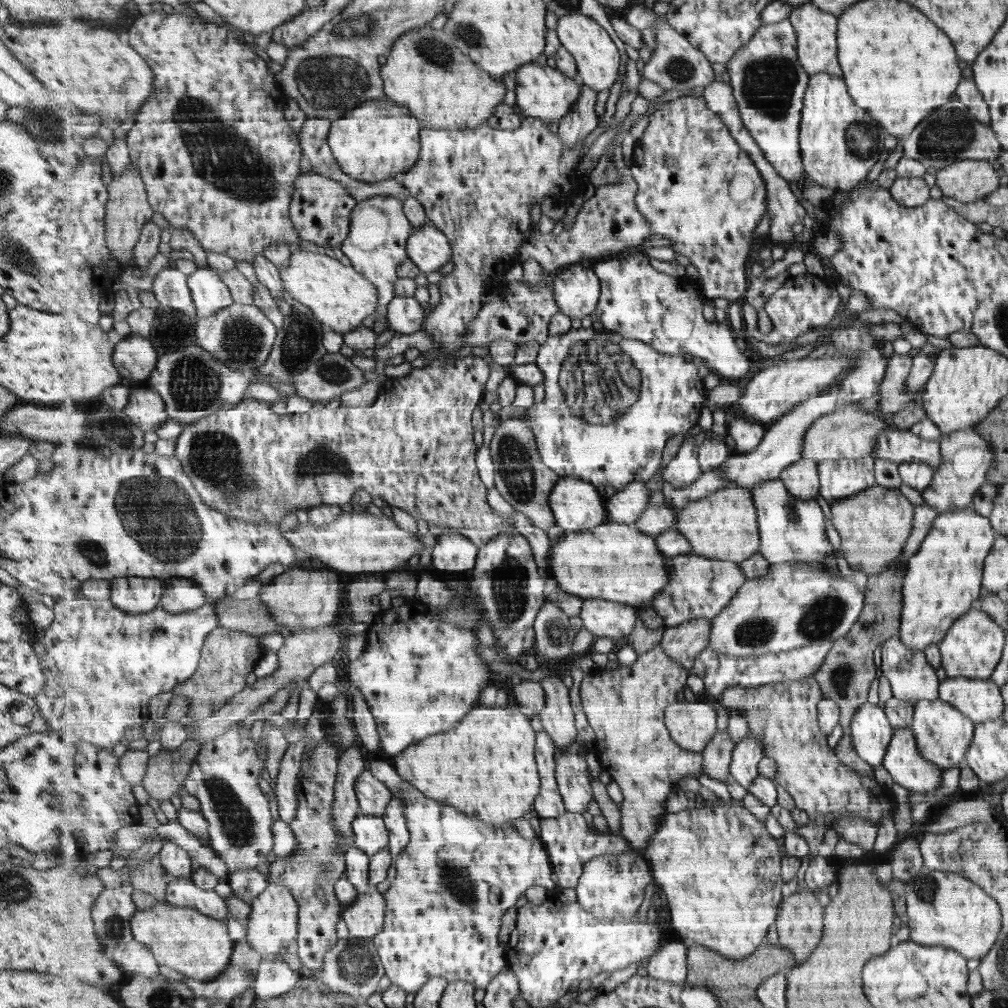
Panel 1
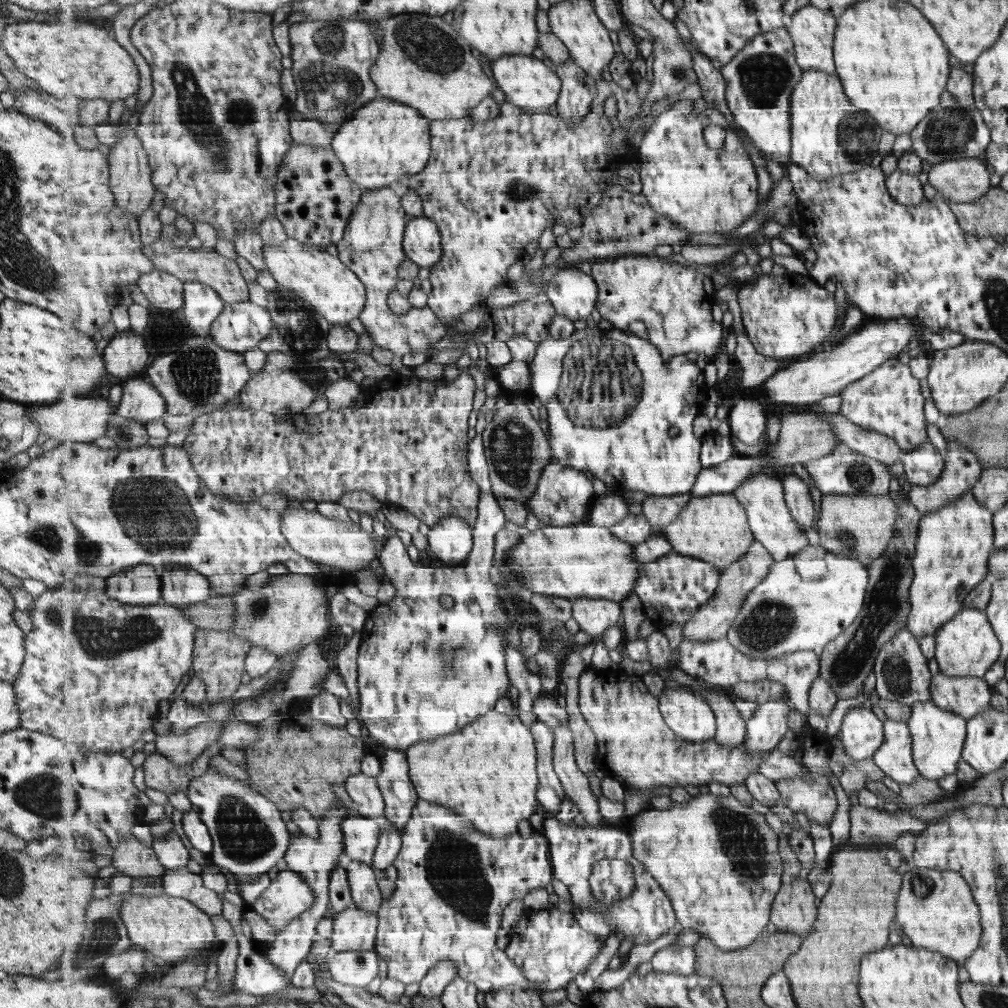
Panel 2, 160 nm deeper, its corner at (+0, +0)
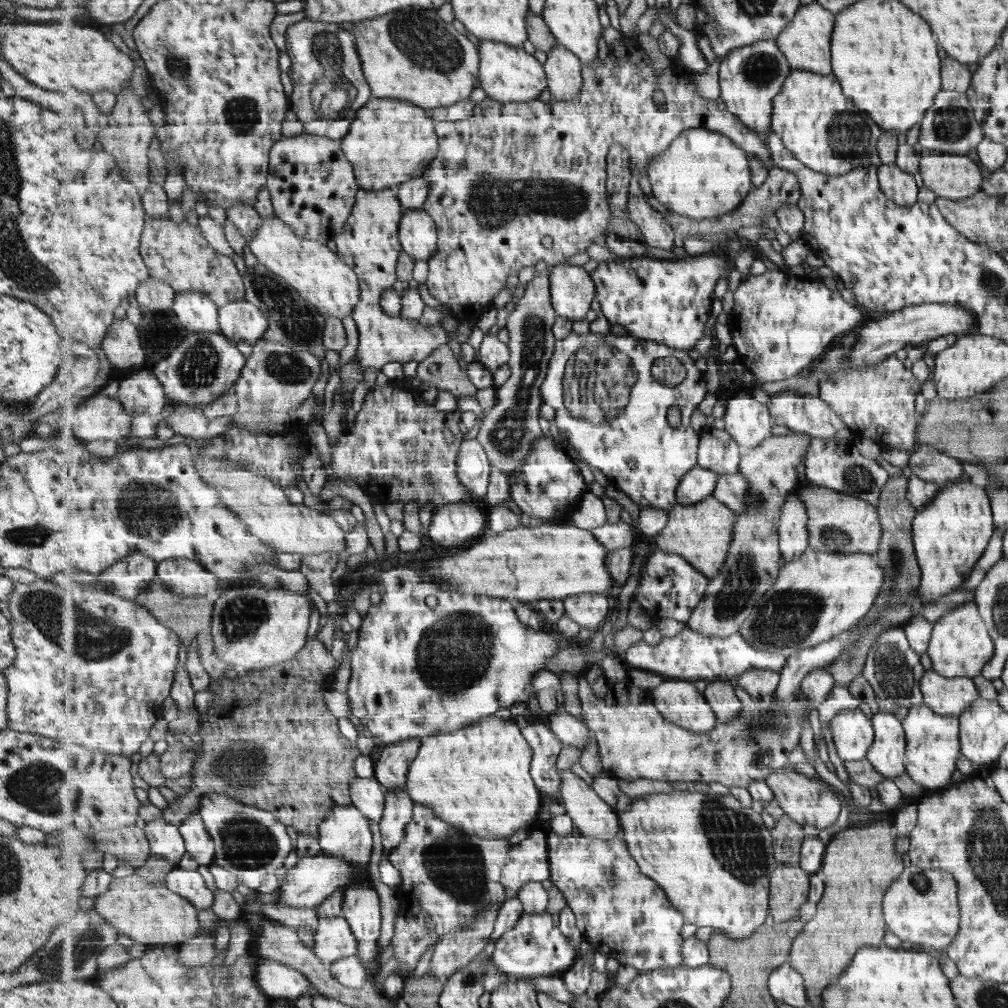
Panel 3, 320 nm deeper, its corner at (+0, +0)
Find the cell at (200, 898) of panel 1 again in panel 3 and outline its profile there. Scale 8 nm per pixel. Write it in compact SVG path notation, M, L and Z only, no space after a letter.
M176 866L167 874L165 882L172 891L183 895L199 909L212 908L214 905L214 892L207 888L207 882L197 869L184 870Z

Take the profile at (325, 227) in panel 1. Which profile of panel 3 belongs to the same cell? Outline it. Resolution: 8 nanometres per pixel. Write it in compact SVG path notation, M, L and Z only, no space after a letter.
M303 133L299 136L283 137L270 150L270 173L267 185L272 194L274 211L282 218L291 230L304 239L314 239L321 243L334 240L347 226L347 221L357 201L358 190L361 188L354 173L353 163L346 157L342 149L342 141Z

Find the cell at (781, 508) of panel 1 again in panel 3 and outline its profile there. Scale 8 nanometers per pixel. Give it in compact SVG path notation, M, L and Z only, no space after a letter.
M741 473L724 474L718 478L718 486L712 495L726 503L738 515L749 514L746 503L749 489L749 481Z

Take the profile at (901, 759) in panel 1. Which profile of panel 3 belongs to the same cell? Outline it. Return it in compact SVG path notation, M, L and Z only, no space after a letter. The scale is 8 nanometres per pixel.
M878 712L871 718L875 726L875 742L867 759L886 779L907 774L907 738L903 720L897 712Z

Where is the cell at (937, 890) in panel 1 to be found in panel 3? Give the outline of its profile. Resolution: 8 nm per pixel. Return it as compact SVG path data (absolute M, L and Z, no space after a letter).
M910 865L899 876L899 882L890 888L885 898L888 929L901 941L919 944L928 952L944 951L958 932L957 885L951 874Z

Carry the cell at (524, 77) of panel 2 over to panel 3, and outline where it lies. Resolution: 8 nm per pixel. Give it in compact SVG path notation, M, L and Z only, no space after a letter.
M479 41L480 86L491 99L502 103L522 103L539 99L549 86L544 63L534 54L528 54L523 47L511 46L497 41Z

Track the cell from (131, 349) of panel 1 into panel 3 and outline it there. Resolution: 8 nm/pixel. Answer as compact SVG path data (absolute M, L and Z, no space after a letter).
M128 318L116 320L114 324L110 326L101 348L106 354L106 365L112 366L115 371L139 368L139 366L143 364L143 360L145 360L145 351L143 346L141 346L141 338L139 338L137 325L133 324Z

